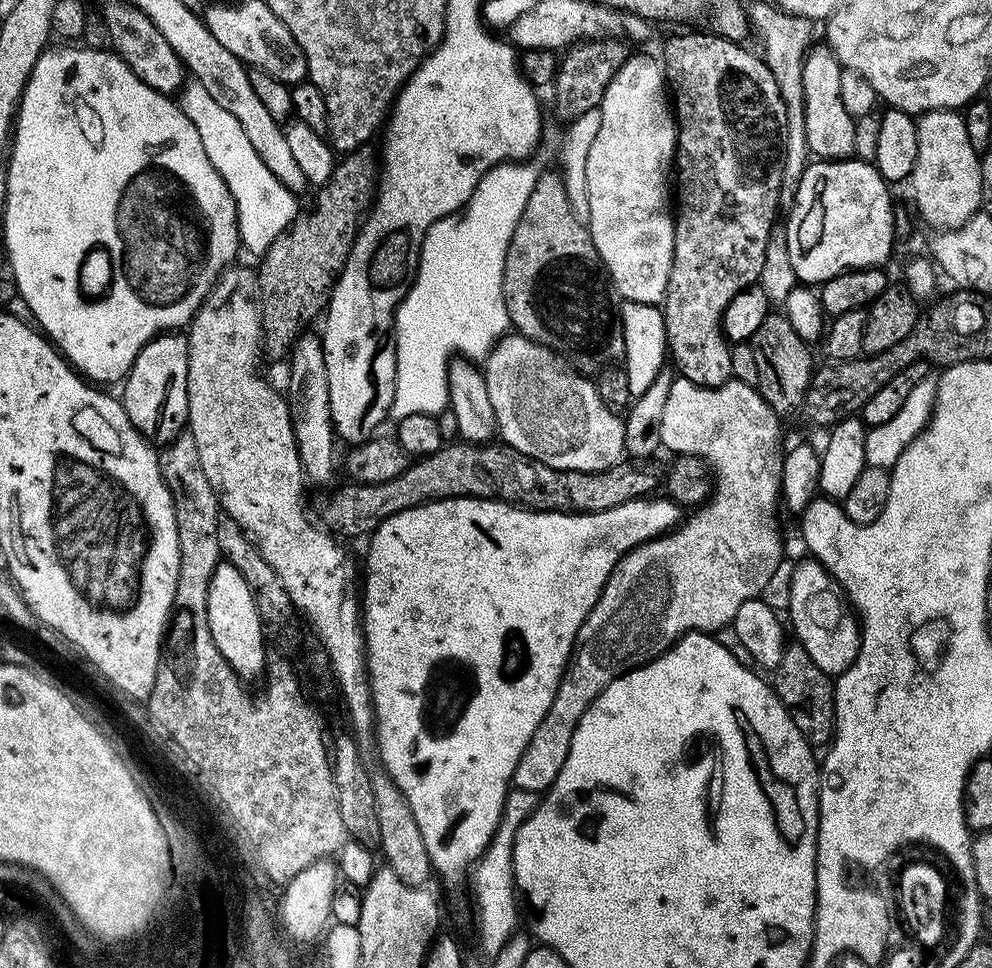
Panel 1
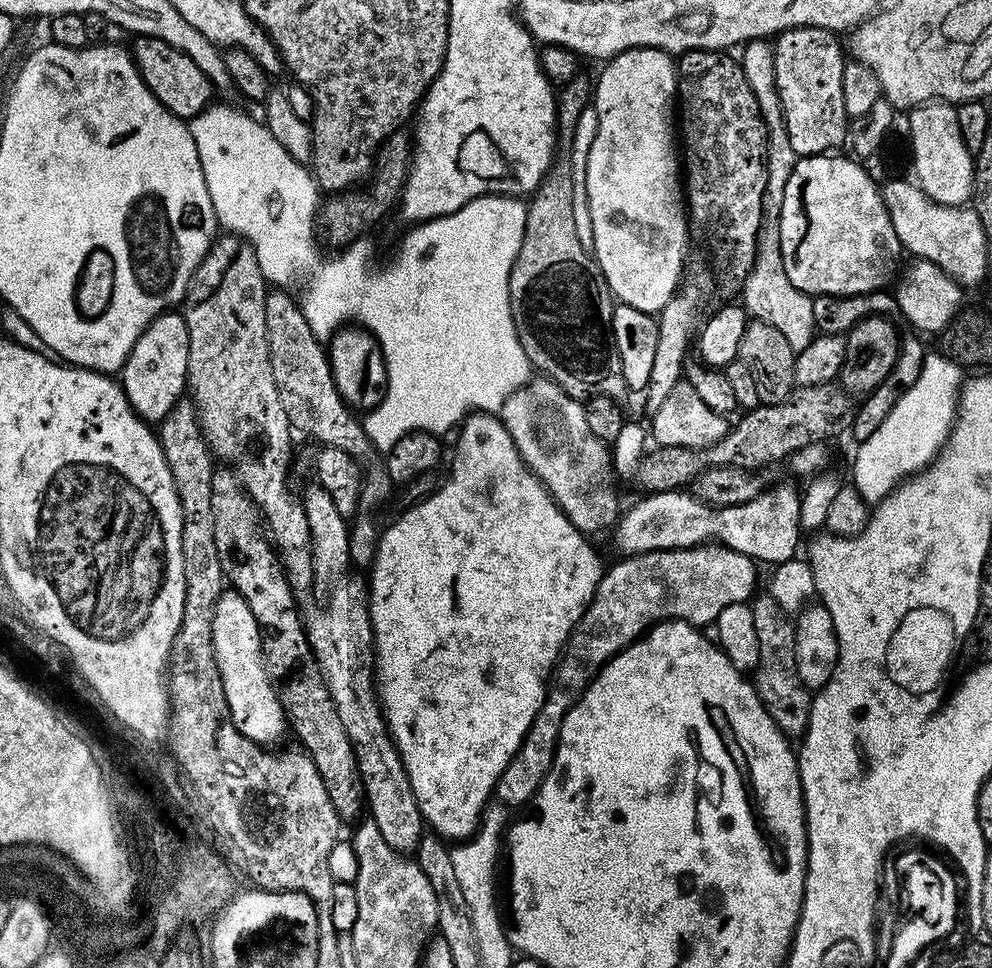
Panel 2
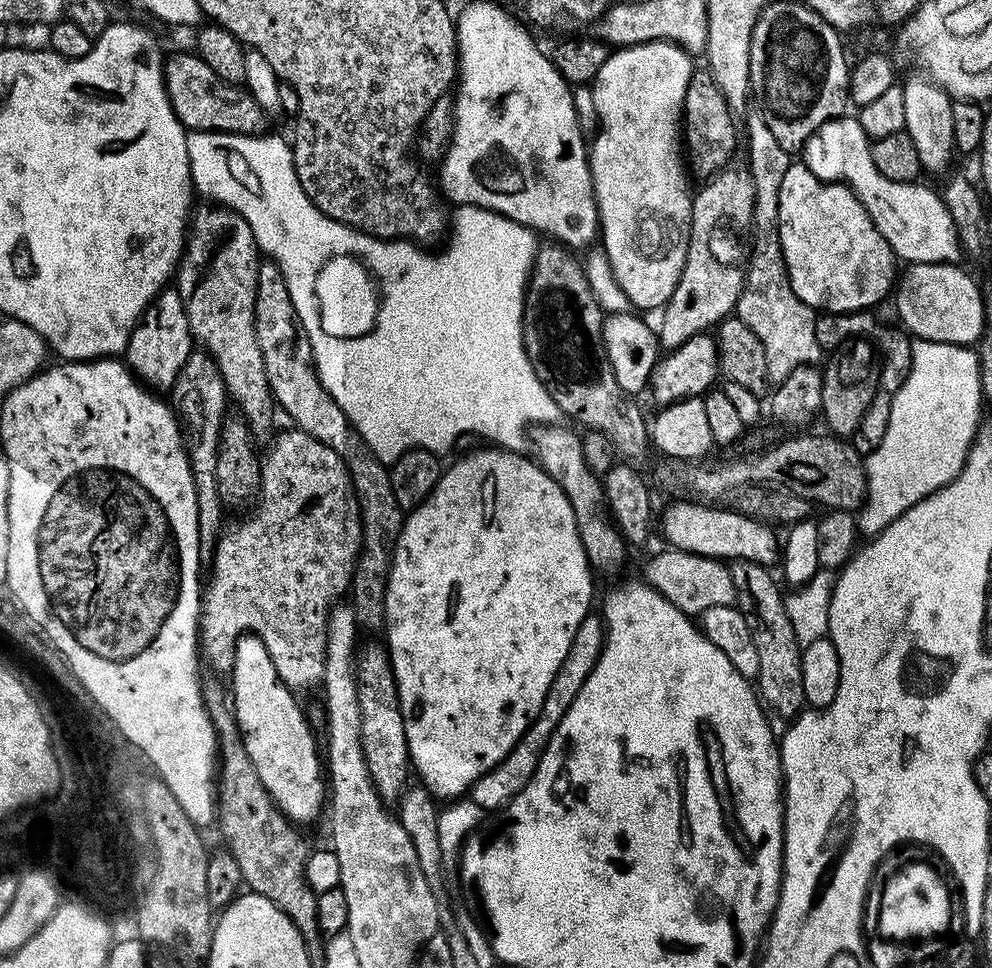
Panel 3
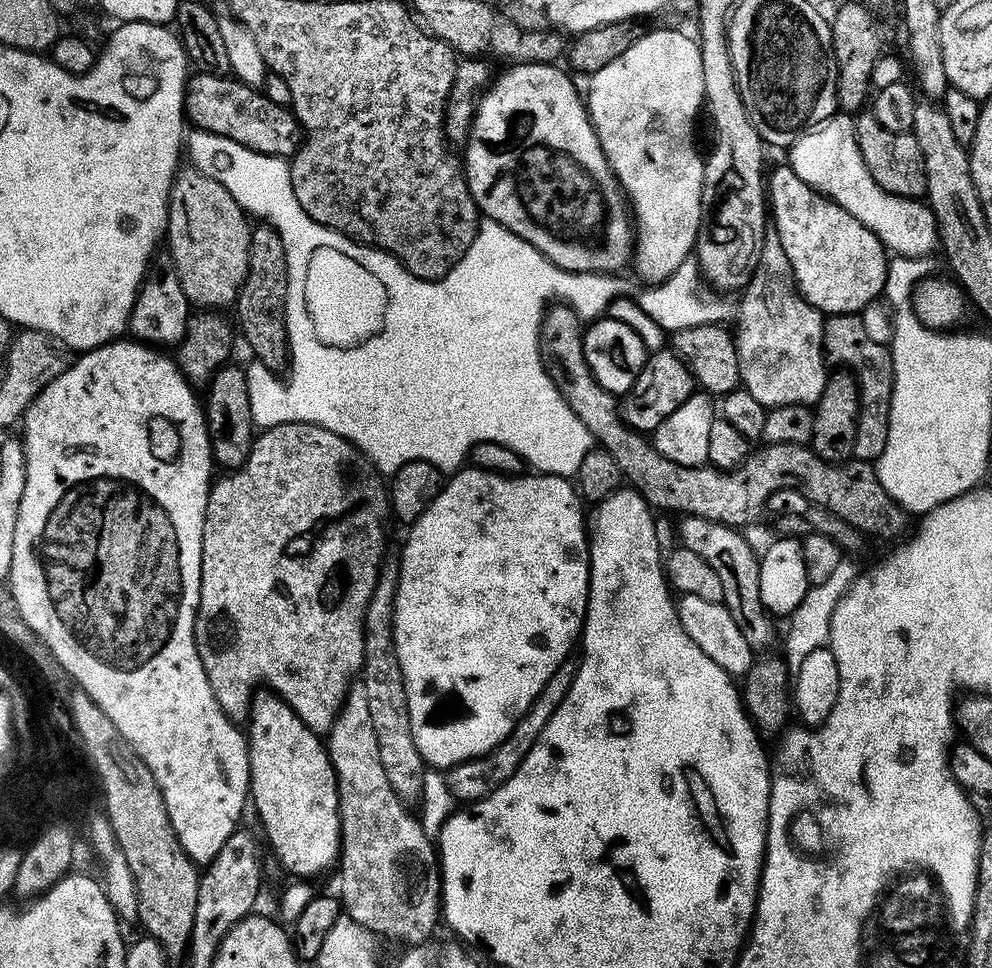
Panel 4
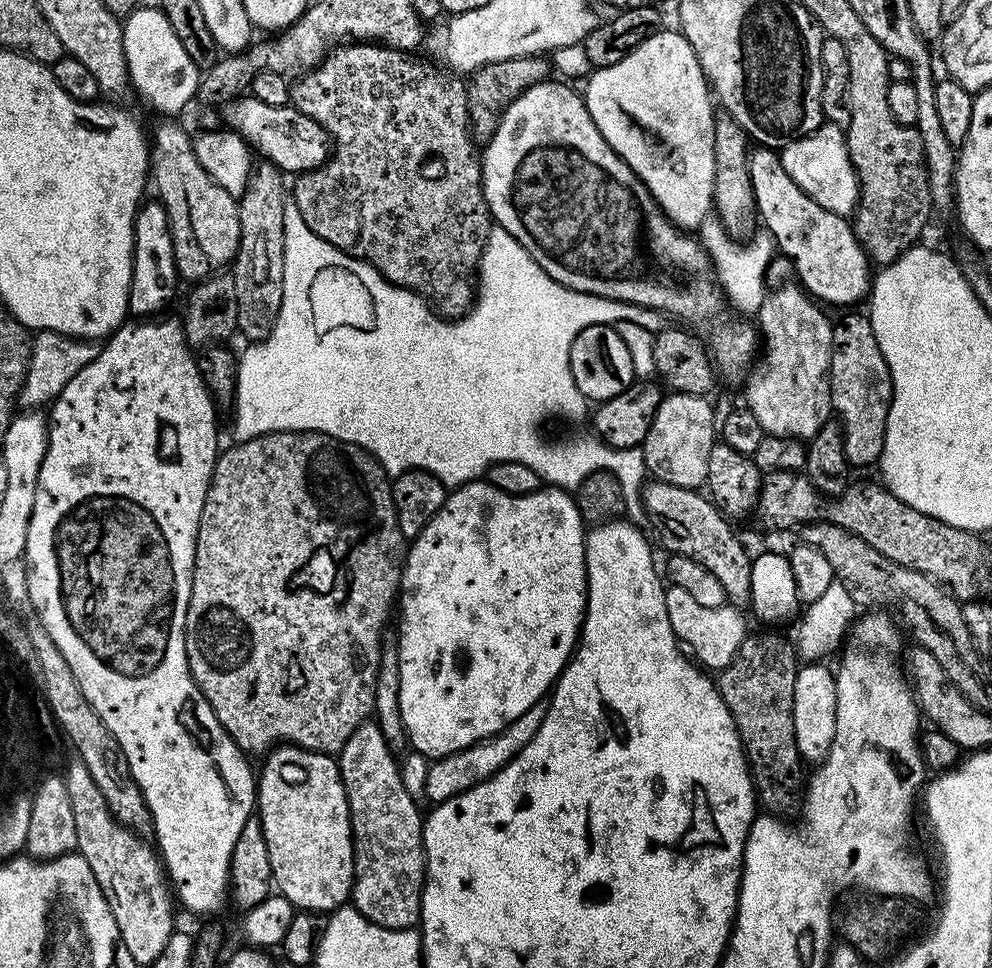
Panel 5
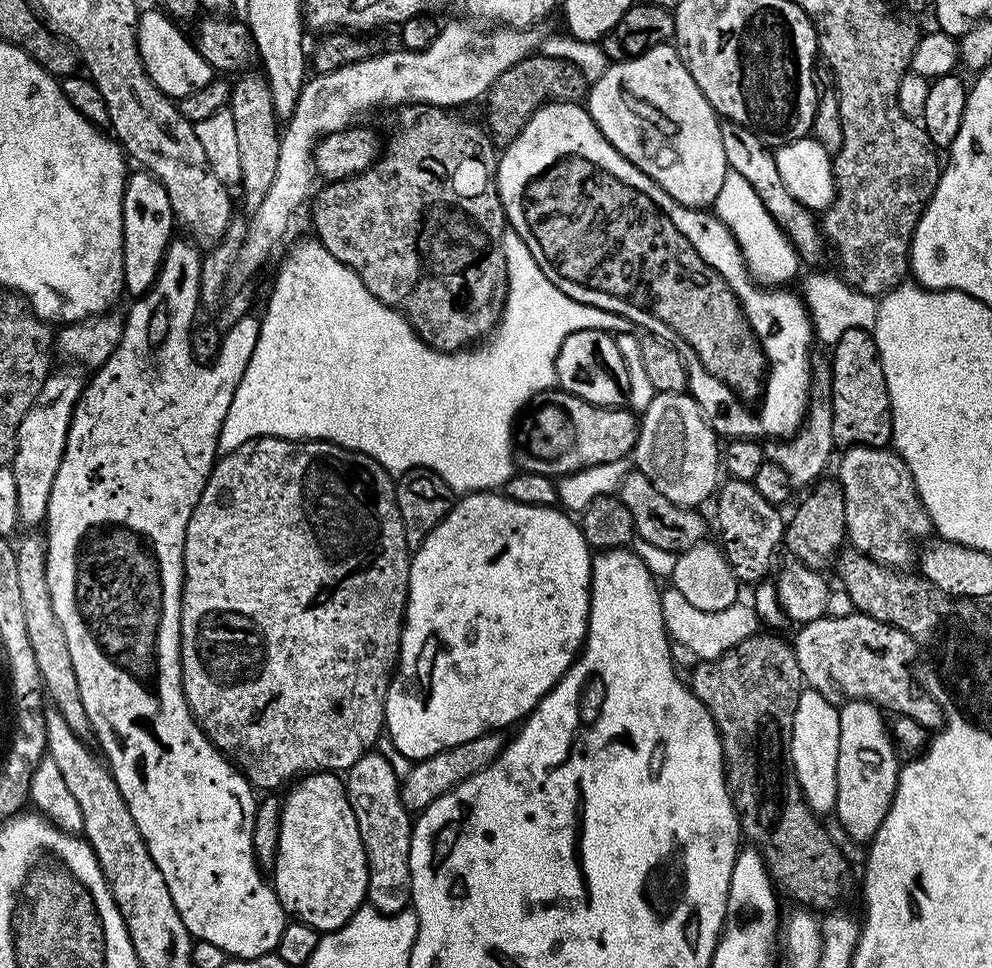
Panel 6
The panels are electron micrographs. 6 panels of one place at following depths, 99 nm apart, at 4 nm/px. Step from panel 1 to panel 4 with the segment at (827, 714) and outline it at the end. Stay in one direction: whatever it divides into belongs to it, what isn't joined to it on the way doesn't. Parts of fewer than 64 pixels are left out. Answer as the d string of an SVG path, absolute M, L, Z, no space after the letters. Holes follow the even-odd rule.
M681 515L680 520L680 540L679 543L683 547L688 548L690 552L696 552L706 562L706 566L710 566L710 570L714 570L714 574L718 574L718 582L722 582L722 594L724 595L723 604L730 610L730 618L734 618L734 622L738 622L738 630L742 630L742 634L746 638L746 642L752 647L753 653L764 654L769 651L768 648L772 643L777 643L778 632L776 636L776 628L772 613L766 610L766 606L762 602L762 590L758 582L758 574L760 573L760 556L758 552L748 545L748 540L743 536L743 531L737 530L735 527L728 527L725 524L719 524L716 521L708 521L706 518Z

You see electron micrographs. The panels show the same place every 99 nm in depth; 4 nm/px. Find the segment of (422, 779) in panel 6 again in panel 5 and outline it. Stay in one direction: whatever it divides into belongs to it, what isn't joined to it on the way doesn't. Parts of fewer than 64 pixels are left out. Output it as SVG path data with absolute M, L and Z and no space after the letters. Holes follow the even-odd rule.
M547 703L535 704L530 706L530 710L526 710L526 714L522 714L522 718L514 718L514 722L510 722L510 726L506 726L497 736L487 736L486 739L474 742L449 756L435 757L429 763L432 765L429 766L428 773L424 776L424 792L432 799L431 803L437 805L446 802L486 782L494 773L502 770L523 750L526 742L530 742L530 738L538 734L538 726L542 726L547 713Z

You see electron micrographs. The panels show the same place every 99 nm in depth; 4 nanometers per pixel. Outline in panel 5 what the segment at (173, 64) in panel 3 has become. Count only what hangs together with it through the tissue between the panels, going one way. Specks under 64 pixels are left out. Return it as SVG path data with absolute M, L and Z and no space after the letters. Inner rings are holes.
M253 94L236 96L222 105L224 120L231 131L240 135L245 144L261 152L263 159L276 165L281 173L299 174L322 167L330 155L328 131L314 118L302 114L295 106L267 104ZM288 107L288 108L287 108ZM256 147L256 148L255 148Z

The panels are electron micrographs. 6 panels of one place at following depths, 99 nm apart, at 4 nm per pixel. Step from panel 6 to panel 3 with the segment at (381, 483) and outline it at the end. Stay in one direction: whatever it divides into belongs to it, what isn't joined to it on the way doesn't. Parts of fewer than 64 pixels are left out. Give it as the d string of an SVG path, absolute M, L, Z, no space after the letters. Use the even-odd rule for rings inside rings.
M291 430L292 432L280 432L276 436L276 441L268 448L268 453L263 453L262 463L260 465L260 486L258 489L258 499L255 501L256 509L252 512L252 517L249 520L244 520L241 524L232 524L223 529L220 534L220 539L216 541L216 546L212 554L212 559L210 561L210 567L212 567L212 577L208 580L208 586L206 582L206 587L202 592L202 607L200 610L200 627L198 629L198 644L202 651L203 659L216 672L224 672L224 674L231 673L232 663L234 662L234 654L236 653L236 643L240 640L241 636L245 634L255 634L260 637L260 641L266 646L266 650L270 654L270 658L274 662L274 666L278 670L278 674L282 678L282 682L287 688L293 690L299 690L299 688L312 688L321 683L324 678L324 662L328 654L328 626L330 623L330 617L328 617L328 611L332 608L332 603L339 598L340 595L345 595L346 589L351 585L352 582L352 572L356 568L356 560L360 556L360 507L356 501L356 493L352 491L352 481L348 478L348 470L345 468L344 463L340 461L340 455L333 450L330 446L326 446L322 442L318 442L310 434L301 432L299 430Z

